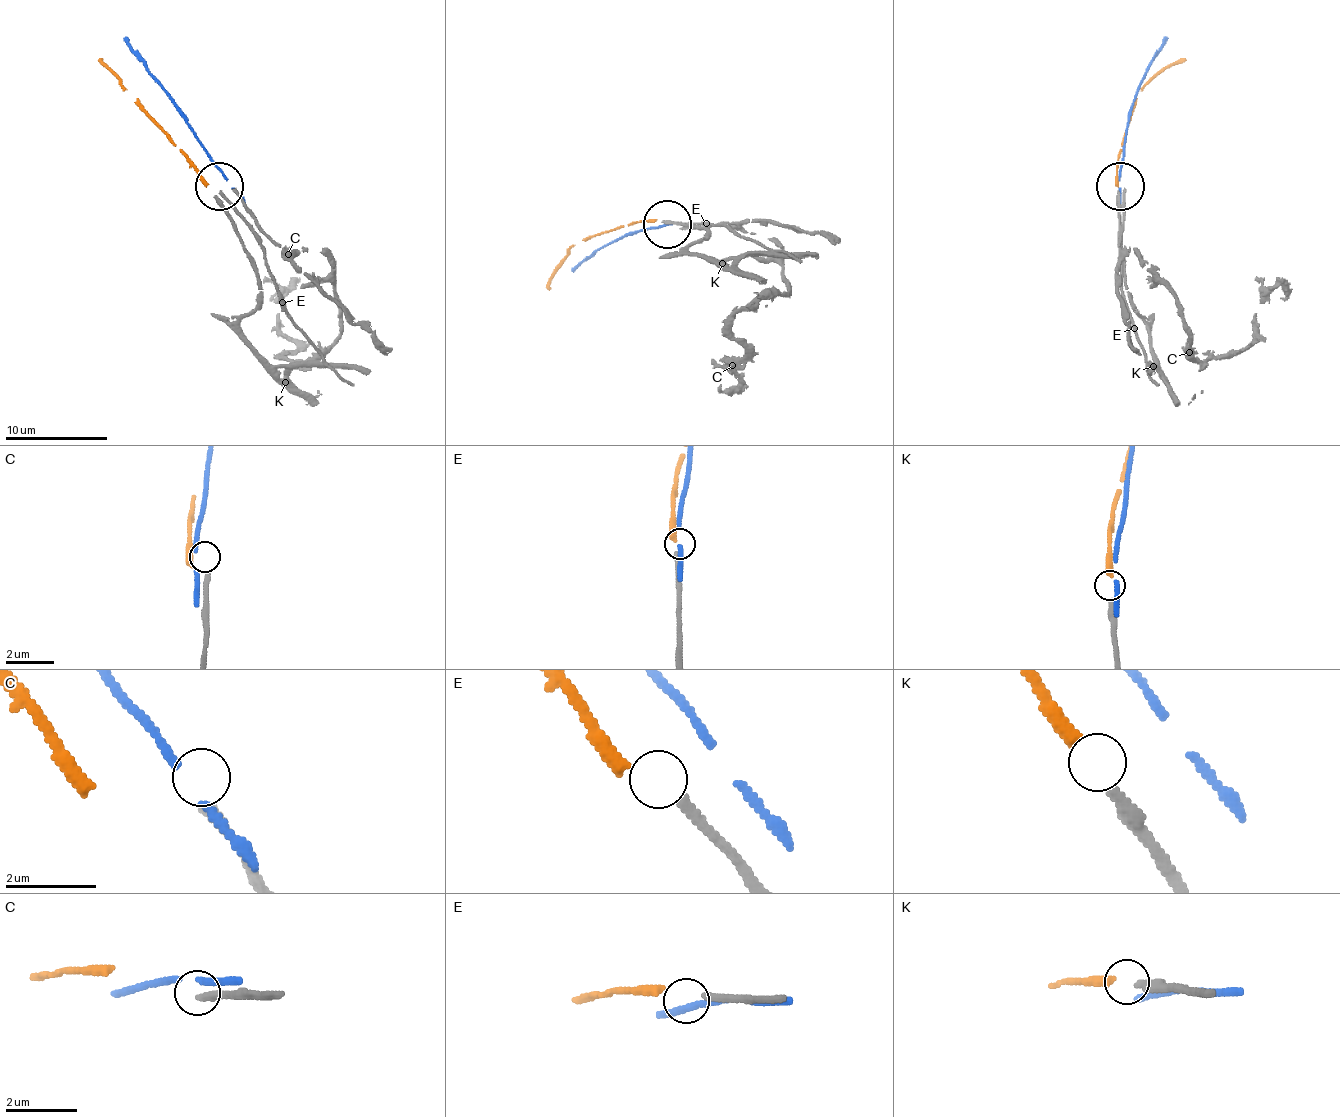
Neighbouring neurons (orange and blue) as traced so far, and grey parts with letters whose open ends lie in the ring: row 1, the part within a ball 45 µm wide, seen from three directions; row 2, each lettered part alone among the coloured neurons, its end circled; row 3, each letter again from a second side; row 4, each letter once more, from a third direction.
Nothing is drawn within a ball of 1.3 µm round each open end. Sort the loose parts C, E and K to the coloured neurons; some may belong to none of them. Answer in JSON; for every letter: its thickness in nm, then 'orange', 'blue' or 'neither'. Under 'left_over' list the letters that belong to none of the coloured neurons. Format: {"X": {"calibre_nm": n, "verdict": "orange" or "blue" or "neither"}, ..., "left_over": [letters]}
{"C": {"calibre_nm": 200, "verdict": "neither"}, "E": {"calibre_nm": 200, "verdict": "neither"}, "K": {"calibre_nm": 280, "verdict": "orange"}, "left_over": ["C", "E"]}

